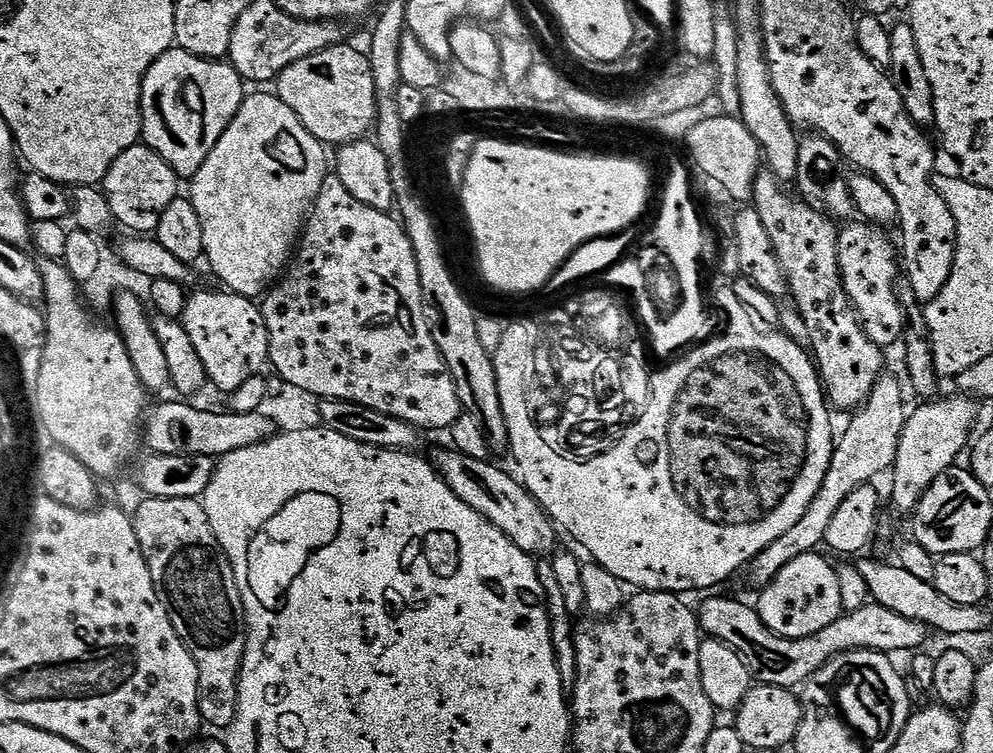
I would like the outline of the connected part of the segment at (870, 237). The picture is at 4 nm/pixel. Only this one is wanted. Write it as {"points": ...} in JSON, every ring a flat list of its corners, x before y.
{"points":[[848,222,840,228,838,266,842,282,856,314,864,325,870,342,885,350,899,345,904,339,906,313,896,293,898,283,898,248,883,227,869,222]]}

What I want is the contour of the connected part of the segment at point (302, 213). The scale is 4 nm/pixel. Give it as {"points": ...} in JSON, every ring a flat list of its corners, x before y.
{"points":[[271,91,268,92,256,92,253,96,252,93,245,95,238,114,230,122,230,126,224,131,222,138,218,138,214,150,210,150,210,158,206,158,204,165,196,171,195,176,191,177,190,180,190,184,192,184,190,199,194,210,198,210,198,218,202,222,202,238,204,239,206,261,208,260,213,274,224,283,221,285,227,291,236,292,240,296,249,298,263,297,287,269,290,257,293,255,302,235,302,229,308,219,308,213,311,212,312,206,316,203,318,194,322,190,324,177,329,175,330,172,330,158,328,162,328,156,324,153,327,152,325,145,321,144,318,138,314,138,314,134,310,134,310,130,306,130,306,126,302,126,298,114,294,114,294,110,290,110,290,106,286,106,286,102,282,102,280,97]]}

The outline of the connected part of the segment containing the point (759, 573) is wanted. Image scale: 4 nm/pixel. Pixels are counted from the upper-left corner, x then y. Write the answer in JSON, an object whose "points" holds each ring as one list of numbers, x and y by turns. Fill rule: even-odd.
{"points":[[891,374,881,376,874,390,863,406,855,409,851,417,849,430,835,441,832,450,832,461,826,470,826,478,822,478,822,486,818,494,814,494,814,502,806,510,804,517,782,538,770,542,766,550,762,550,752,560,750,571,752,571,752,584,756,590,762,590,779,572,794,558,798,558,807,552,815,552,825,543,827,526,834,519,838,506,864,485,871,485,876,479,889,471,892,463,896,461,898,446,902,438,902,430,906,419,904,412,904,392,900,384]]}

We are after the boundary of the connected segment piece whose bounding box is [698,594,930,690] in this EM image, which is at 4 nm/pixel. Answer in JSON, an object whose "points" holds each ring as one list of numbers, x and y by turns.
{"points":[[712,594,701,608,698,608,700,631,705,637,722,642,746,662,748,673,756,684,769,684,789,690,799,689,826,662,838,658,847,652,870,650,885,654,896,652,912,652,920,648,930,637,930,630,922,622,914,622,910,618,902,618,902,614,894,614,894,610,886,610,886,606,869,602,862,610,844,612,826,630,818,630,818,634,810,634,806,638,788,640,784,636,774,634,762,622,759,611,740,600,731,600,728,596]]}

